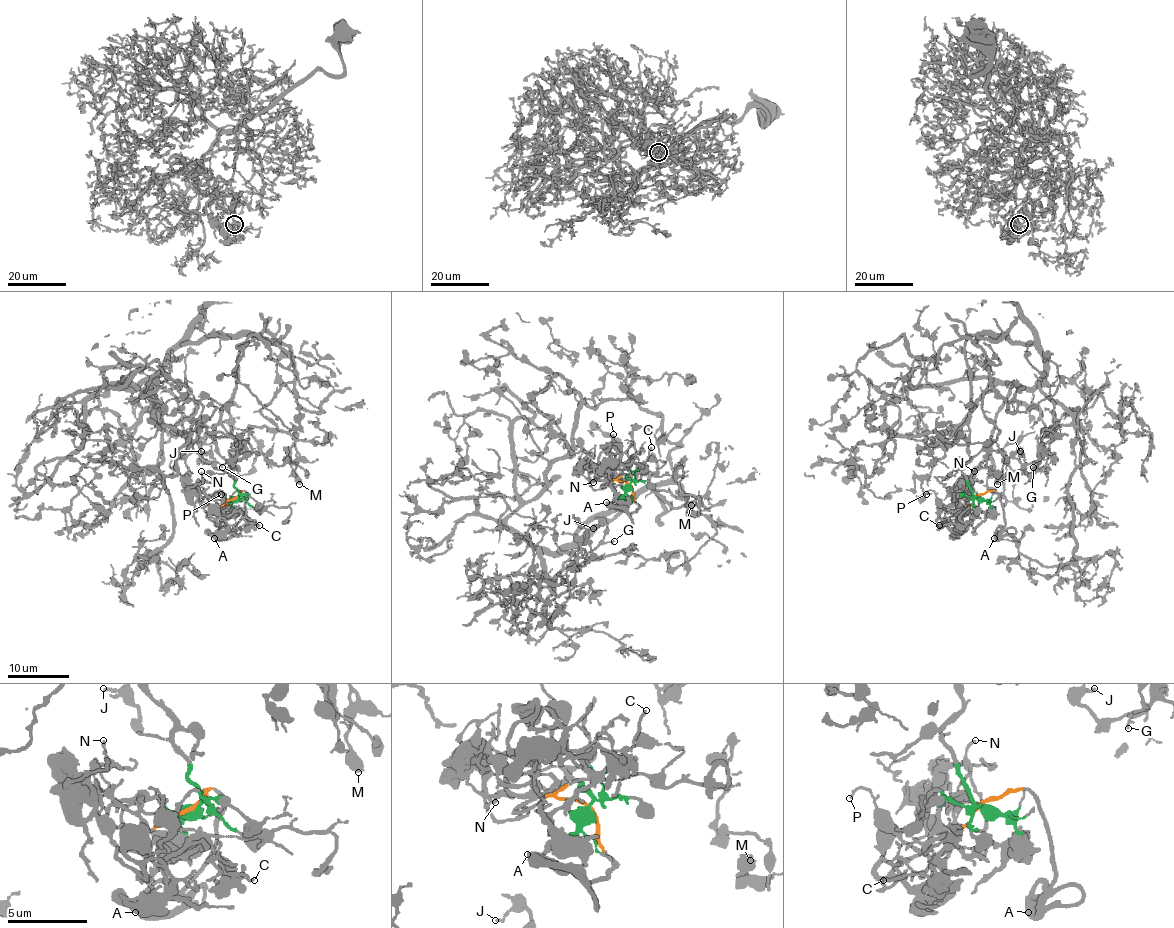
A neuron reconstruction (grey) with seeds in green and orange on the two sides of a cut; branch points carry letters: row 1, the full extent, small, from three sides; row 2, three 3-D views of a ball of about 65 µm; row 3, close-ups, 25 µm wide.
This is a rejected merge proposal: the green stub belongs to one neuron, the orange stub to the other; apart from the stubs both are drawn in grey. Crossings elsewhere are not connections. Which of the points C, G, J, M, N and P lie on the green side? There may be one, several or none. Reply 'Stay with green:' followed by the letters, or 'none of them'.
Stay with green: G, J, M, P

